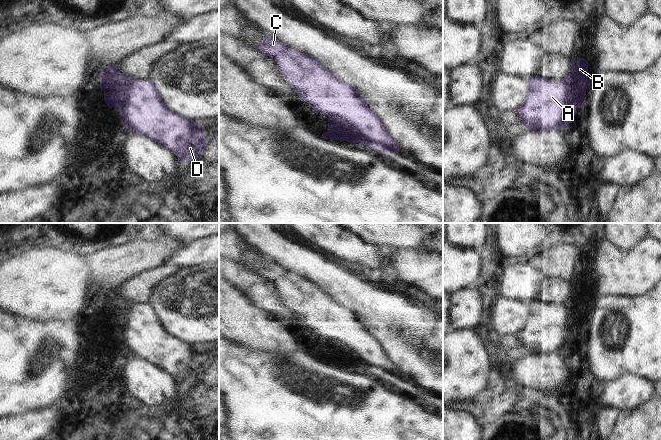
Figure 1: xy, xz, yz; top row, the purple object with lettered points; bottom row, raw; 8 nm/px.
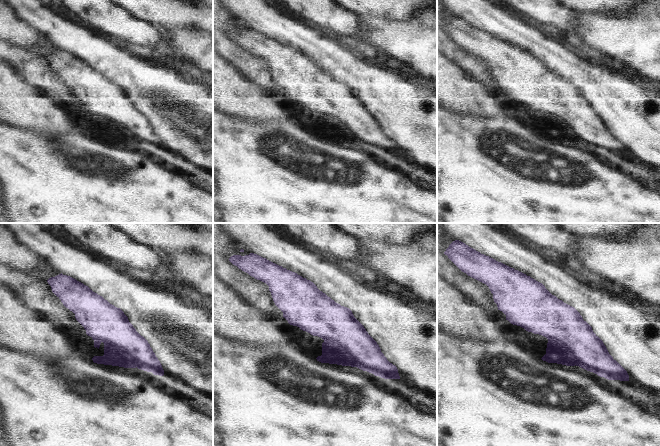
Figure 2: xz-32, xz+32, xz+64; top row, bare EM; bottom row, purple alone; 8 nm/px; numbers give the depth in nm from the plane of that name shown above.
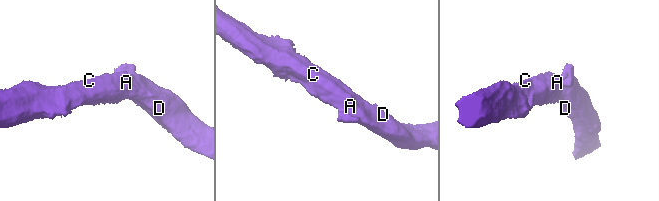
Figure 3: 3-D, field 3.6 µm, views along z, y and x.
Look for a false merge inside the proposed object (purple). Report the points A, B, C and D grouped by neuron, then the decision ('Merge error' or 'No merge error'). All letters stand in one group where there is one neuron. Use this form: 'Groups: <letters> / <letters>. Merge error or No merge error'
Groups: A B C D. No merge error

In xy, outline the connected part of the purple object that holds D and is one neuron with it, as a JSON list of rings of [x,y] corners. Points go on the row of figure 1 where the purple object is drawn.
[[[109,64],[106,70],[100,71],[99,88],[104,90],[104,101],[107,106],[120,111],[120,120],[125,129],[144,134],[161,143],[175,152],[184,163],[202,157],[207,146],[205,126],[170,109],[151,80],[134,80],[120,73],[117,67],[118,64]]]

